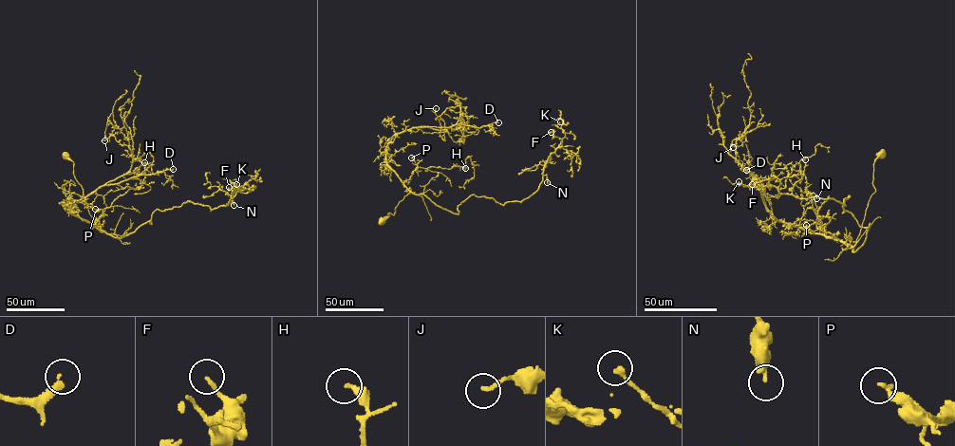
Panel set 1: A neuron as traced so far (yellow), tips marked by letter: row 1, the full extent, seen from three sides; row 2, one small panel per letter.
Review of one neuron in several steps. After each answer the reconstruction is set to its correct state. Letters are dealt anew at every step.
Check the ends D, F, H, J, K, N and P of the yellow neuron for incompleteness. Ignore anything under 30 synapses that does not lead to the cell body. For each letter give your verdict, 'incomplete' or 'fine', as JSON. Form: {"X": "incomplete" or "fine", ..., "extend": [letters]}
{"D": "incomplete", "F": "fine", "H": "fine", "J": "fine", "K": "fine", "N": "fine", "P": "fine", "extend": ["D"]}

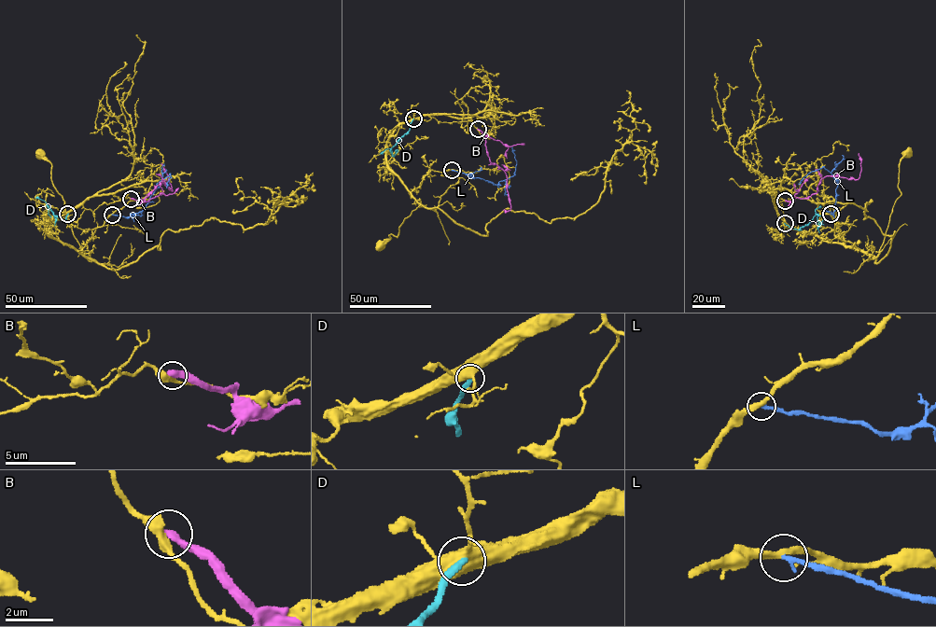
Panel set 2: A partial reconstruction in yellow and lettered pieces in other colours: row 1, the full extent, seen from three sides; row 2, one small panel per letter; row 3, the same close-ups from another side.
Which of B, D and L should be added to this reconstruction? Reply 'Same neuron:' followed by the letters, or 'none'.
Same neuron: L

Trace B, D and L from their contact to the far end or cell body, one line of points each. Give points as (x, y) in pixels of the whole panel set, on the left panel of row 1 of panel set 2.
B: (131, 198), (144, 199), (162, 183), (173, 190), (160, 163)
D: (67, 214), (64, 221), (55, 216), (48, 205), (55, 219), (54, 225)
L: (112, 214), (128, 217), (141, 212), (157, 184), (169, 174), (171, 177), (166, 188)

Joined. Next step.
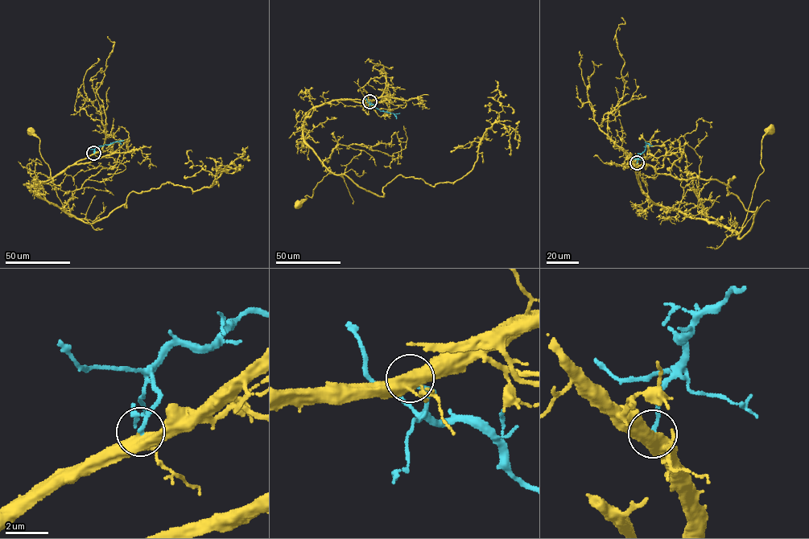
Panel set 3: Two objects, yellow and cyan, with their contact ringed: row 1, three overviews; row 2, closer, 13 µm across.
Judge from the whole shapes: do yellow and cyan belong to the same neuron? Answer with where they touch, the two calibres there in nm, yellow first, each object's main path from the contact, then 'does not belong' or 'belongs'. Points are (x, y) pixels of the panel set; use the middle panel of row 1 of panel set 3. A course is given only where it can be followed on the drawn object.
place (369, 101); calibres 400 and 190 nm; course yellow (369, 101), (338, 99), (310, 111), (303, 141), (330, 171), (311, 198), (299, 204); course cyan (369, 101), (381, 111), (394, 113), (397, 118); does not belong

